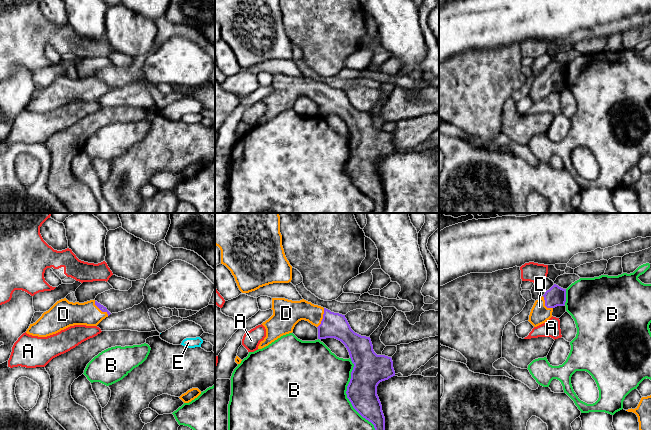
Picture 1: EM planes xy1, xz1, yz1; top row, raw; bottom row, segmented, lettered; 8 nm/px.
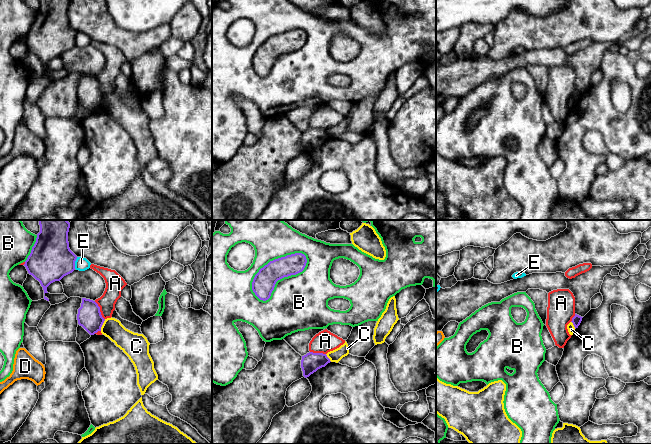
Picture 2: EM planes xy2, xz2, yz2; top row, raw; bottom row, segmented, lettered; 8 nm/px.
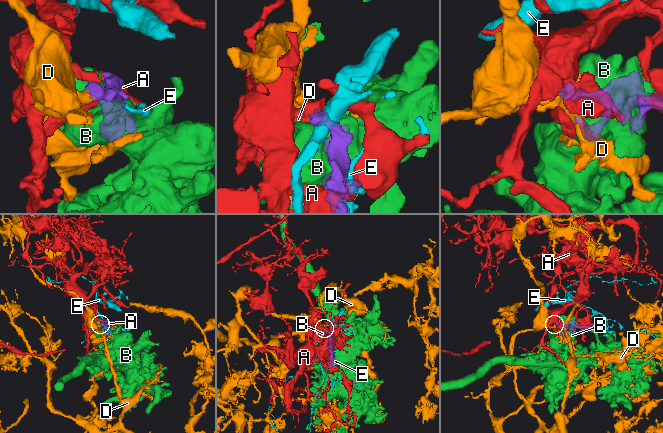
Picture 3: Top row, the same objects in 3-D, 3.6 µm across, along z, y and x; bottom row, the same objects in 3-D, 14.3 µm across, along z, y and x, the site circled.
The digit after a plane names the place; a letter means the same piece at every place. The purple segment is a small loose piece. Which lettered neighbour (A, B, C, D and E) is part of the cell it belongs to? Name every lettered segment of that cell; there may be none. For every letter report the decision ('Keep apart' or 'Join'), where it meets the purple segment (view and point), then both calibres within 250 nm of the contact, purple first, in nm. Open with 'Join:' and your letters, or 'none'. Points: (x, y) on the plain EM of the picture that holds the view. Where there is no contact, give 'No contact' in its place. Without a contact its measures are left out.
Join: D
A: Keep apart. Touches purple at xy2 (99, 86). Thickness 190 nm (purple) against 140 nm
B: Keep apart. Touches purple at xz2 (270, 37). Thickness 180 nm (purple) against 280 nm
C: Keep apart. Touches purple at xy2 (102, 100). Thickness 190 nm (purple) against 170 nm
D: Join. Touches purple at xz1 (323, 94). Thickness 200 nm (purple) against 180 nm
E: Keep apart. Touches purple at xy2 (74, 39). Thickness 340 nm (purple) against 110 nm

